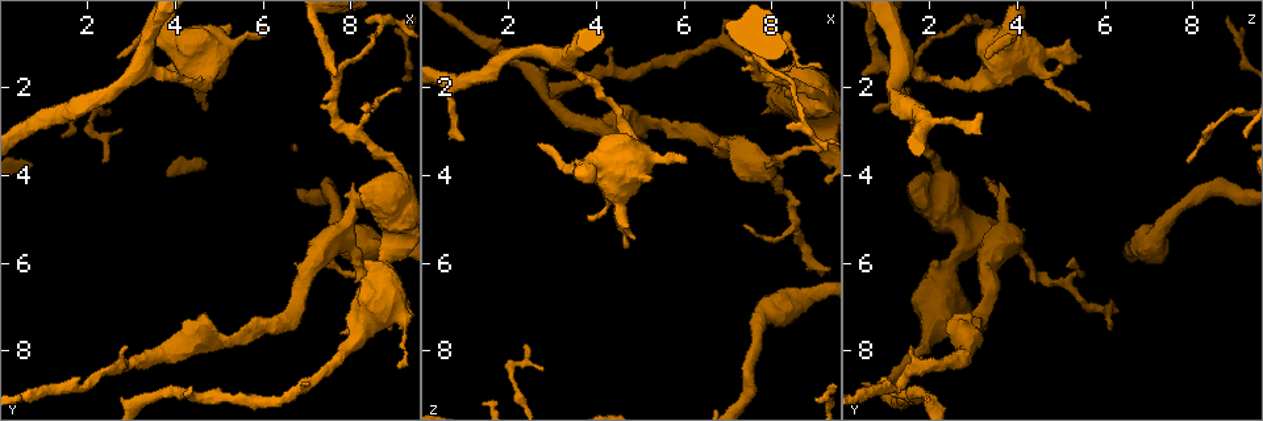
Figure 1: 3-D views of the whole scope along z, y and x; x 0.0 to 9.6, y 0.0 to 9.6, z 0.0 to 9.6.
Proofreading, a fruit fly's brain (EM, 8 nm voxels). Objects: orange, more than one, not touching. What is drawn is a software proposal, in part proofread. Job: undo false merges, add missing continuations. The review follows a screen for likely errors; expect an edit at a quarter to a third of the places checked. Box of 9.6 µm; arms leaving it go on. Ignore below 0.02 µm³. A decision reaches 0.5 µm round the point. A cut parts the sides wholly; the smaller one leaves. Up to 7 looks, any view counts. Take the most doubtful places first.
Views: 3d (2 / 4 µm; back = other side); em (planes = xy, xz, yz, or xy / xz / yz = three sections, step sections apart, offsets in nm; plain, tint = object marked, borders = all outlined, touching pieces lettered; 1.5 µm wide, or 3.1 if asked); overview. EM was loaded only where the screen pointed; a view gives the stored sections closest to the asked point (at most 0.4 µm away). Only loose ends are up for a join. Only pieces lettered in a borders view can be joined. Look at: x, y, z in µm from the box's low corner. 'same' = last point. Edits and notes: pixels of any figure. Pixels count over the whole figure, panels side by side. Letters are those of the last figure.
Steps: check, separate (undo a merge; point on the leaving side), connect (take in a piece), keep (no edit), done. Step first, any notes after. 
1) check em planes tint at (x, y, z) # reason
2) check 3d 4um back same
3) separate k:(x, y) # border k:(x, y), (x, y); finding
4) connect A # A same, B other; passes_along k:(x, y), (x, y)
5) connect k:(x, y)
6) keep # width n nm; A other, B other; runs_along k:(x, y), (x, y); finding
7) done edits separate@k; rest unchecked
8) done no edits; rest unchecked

check em xz step 8 borders at (4.60, 2.50, 5.60) # branch stops here

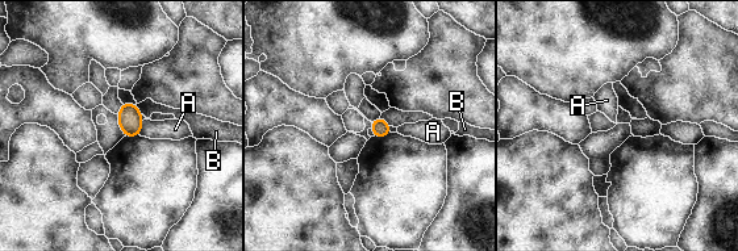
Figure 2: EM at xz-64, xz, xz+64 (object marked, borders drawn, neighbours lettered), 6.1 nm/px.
keep # width 100 nm; A other, B other; border 2:(142, 121), (138, 134); none of them fits

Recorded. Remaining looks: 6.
check em xz step 8 borders at (1.00, 2.60, 3.20) # branch stops here

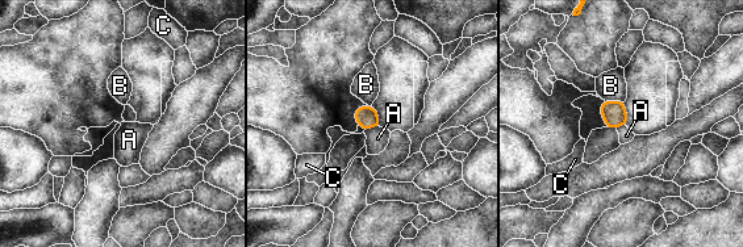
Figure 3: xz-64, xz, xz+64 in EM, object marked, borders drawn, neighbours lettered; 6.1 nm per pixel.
keep # width 130 nm; A other, B other, C other; border 3:(378, 125), (364, 130); none of them fits

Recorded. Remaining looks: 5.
check em xz step 4 borders at (8.35, 2.60, 0.75) # tapers out

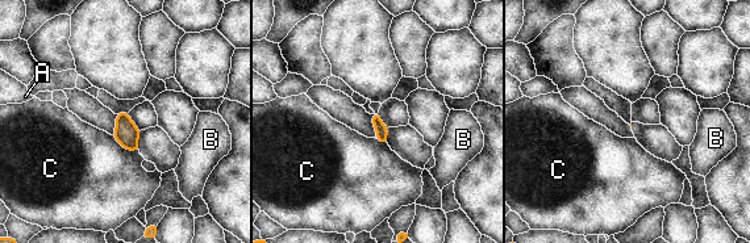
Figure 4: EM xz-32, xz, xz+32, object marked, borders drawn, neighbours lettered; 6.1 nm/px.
check em planes borders same

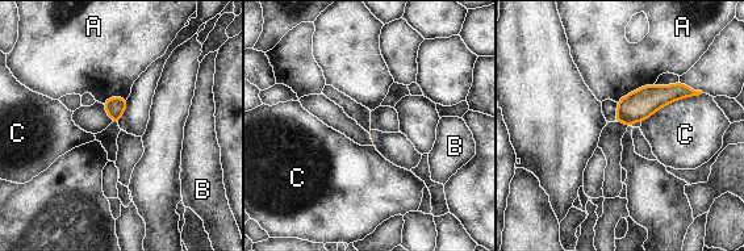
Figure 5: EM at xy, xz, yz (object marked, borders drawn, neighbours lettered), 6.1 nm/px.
keep # A other, B other, C other; runs_along 5:(690, 92), (651, 97), (619, 117); no lettered piece goes on from it

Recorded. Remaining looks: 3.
done no edits; rest unchecked

